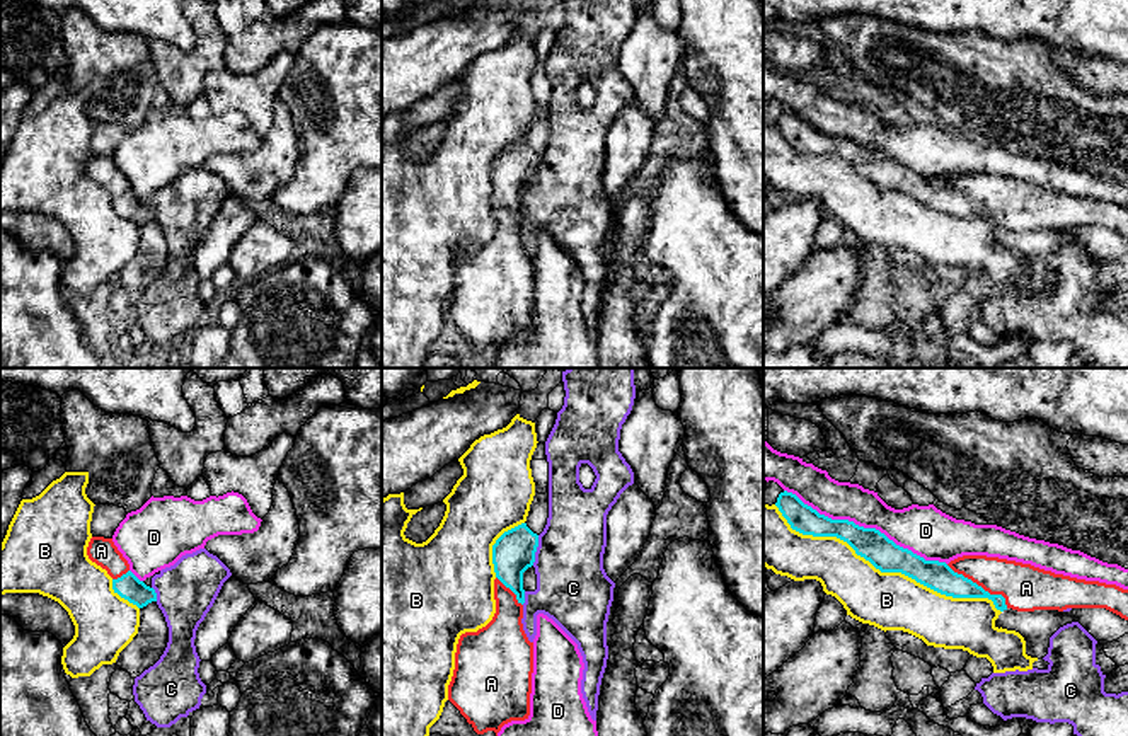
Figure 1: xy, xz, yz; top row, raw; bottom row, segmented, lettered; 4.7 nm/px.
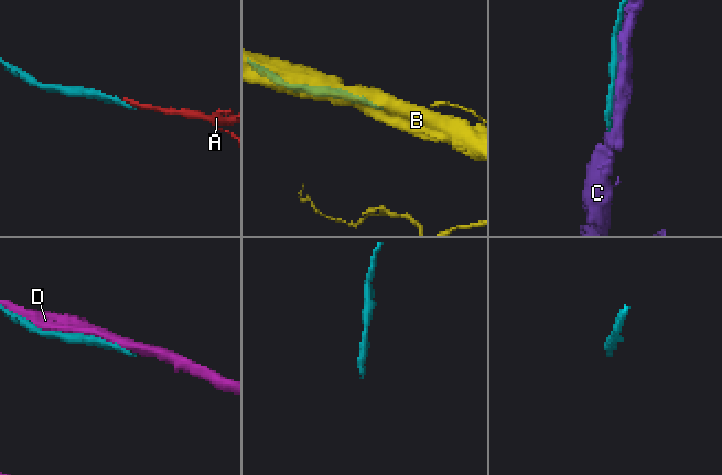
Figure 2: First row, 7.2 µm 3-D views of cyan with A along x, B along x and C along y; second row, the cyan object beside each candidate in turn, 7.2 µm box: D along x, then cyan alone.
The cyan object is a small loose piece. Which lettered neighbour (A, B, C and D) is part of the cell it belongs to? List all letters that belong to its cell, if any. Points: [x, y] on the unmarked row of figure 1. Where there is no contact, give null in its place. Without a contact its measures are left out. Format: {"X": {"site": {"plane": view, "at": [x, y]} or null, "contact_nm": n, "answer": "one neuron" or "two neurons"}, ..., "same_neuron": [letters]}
{"A": {"site": {"plane": "yz", "at": [980, 205]}, "contact_nm": 360, "answer": "one neuron"}, "B": {"site": {"plane": "yz", "at": [886, 189]}, "contact_nm": 1200, "answer": "two neurons"}, "C": {"site": {"plane": "xz", "at": [535, 169]}, "contact_nm": 150, "answer": "two neurons"}, "D": {"site": {"plane": "yz", "at": [866, 147]}, "contact_nm": 850, "answer": "two neurons"}, "same_neuron": ["A"]}

